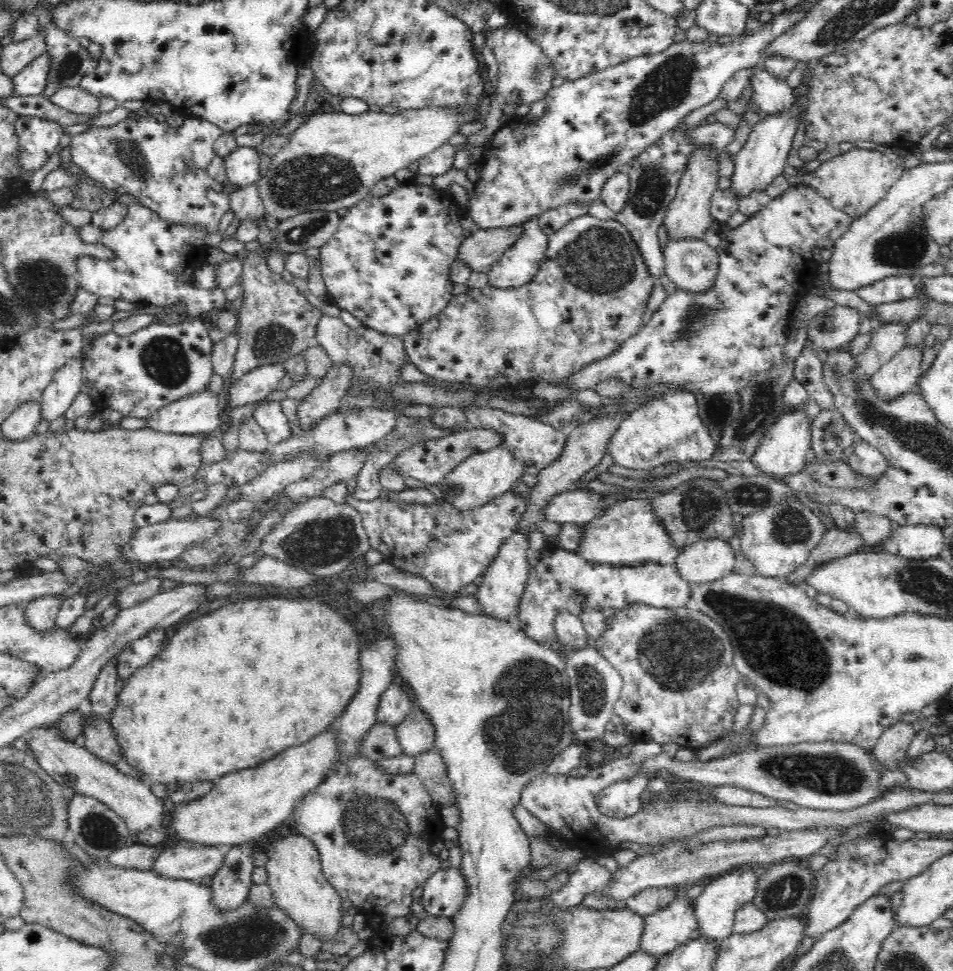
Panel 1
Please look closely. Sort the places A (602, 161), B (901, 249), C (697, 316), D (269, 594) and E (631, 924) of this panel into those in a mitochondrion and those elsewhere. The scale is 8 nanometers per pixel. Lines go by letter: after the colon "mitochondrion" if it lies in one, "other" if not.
A: mitochondrion
B: mitochondrion
C: mitochondrion
D: other
E: other

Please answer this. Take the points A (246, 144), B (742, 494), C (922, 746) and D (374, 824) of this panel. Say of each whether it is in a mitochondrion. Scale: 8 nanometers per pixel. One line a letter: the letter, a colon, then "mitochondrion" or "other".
A: other
B: mitochondrion
C: other
D: mitochondrion

